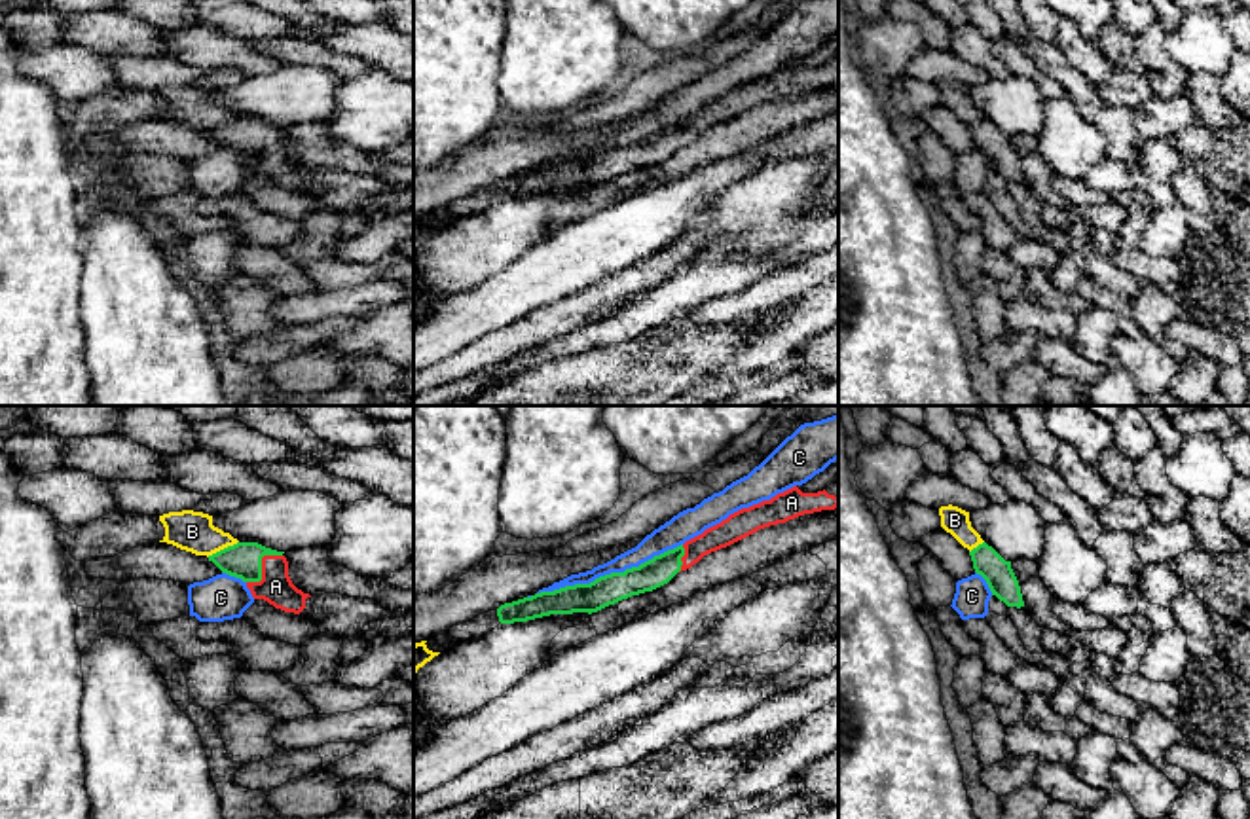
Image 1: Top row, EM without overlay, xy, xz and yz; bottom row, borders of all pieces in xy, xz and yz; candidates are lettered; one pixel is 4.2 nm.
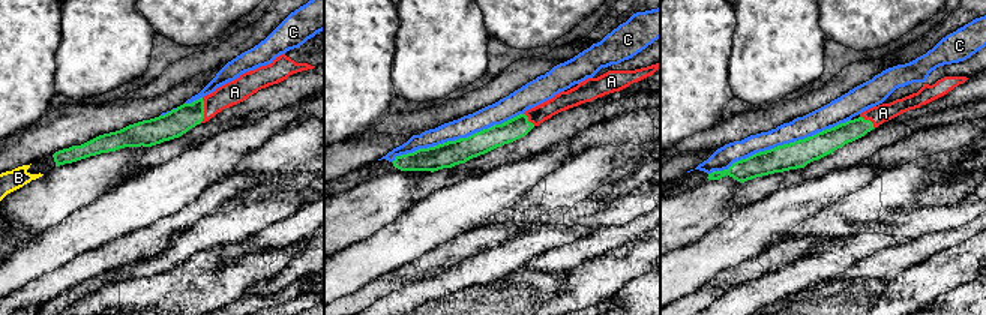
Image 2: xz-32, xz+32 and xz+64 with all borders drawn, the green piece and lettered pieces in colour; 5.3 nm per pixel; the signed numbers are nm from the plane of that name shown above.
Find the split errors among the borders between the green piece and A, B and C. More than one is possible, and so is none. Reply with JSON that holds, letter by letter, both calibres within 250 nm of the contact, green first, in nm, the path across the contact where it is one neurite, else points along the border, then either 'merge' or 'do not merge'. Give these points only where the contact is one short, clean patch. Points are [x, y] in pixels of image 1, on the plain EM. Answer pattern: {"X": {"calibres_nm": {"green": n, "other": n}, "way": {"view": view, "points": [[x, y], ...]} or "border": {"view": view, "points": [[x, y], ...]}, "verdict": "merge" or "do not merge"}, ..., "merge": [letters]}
{"A": {"calibres_nm": {"green": 160, "other": 140}, "verdict": "merge"}, "B": {"calibres_nm": {"green": 160, "other": 170}, "verdict": "do not merge"}, "C": {"calibres_nm": {"green": 130, "other": 100}, "verdict": "do not merge"}, "merge": ["A"]}

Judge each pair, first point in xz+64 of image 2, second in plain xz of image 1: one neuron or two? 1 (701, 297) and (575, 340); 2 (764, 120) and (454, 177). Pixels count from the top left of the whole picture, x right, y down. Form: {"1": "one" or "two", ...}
{"1": "two", "2": "two"}

